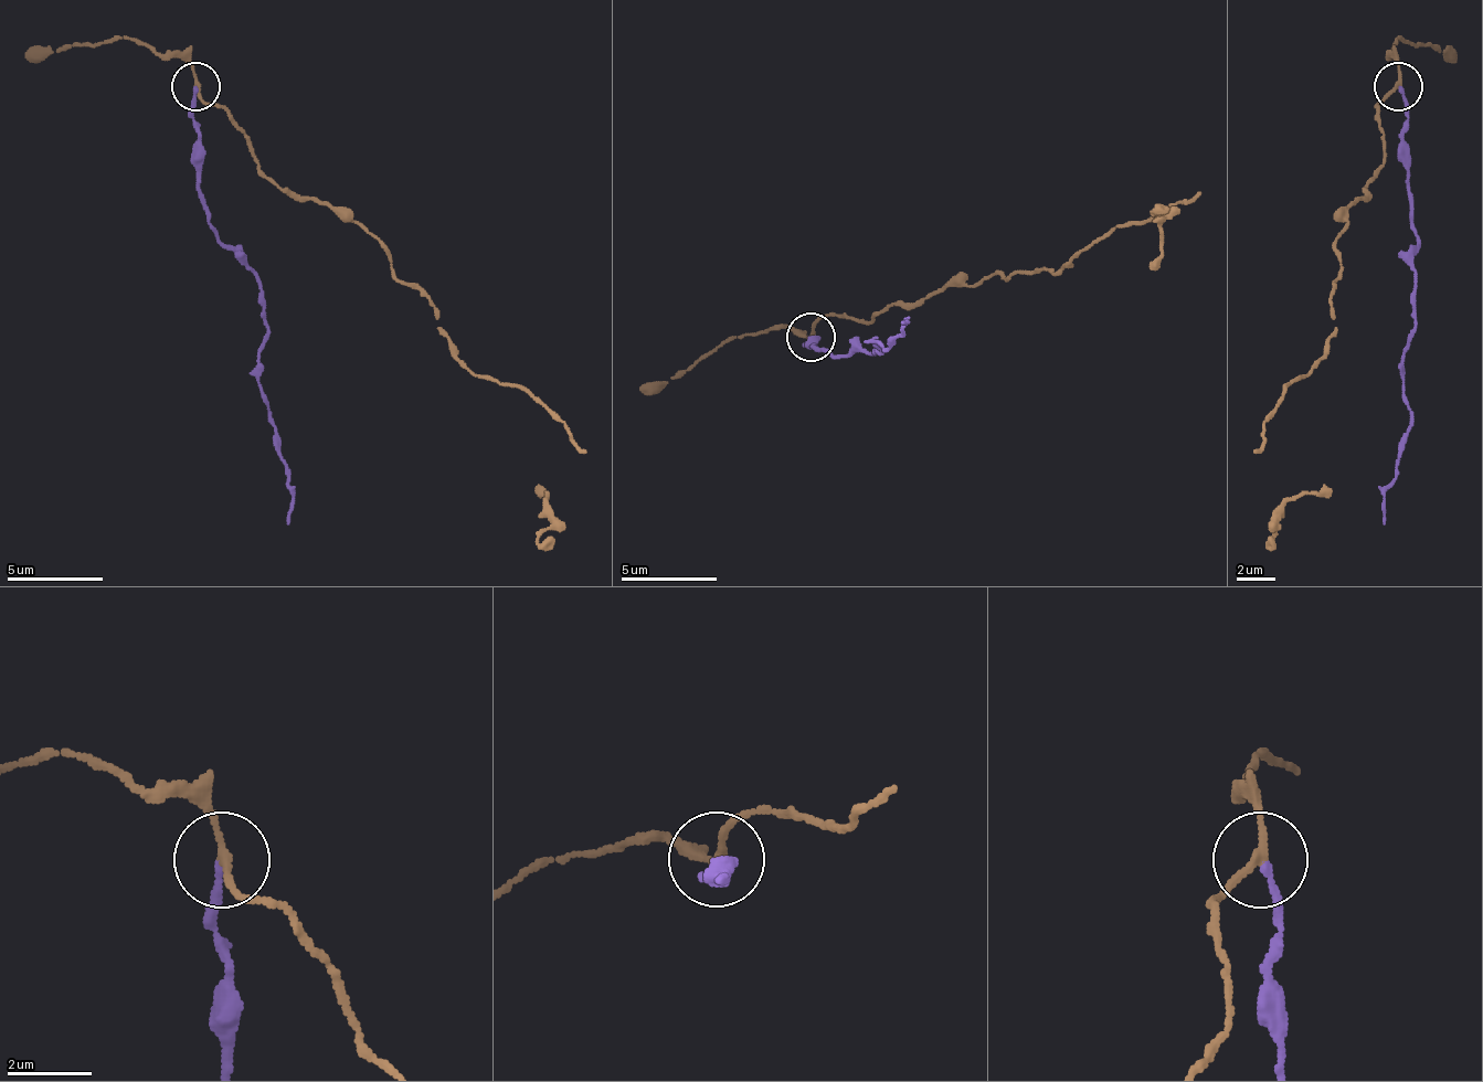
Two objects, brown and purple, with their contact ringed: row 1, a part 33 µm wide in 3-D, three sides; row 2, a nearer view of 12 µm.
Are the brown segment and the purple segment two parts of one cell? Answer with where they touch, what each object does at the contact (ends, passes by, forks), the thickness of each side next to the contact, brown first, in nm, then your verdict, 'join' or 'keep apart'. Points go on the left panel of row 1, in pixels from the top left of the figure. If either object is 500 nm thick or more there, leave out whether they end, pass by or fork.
at (196, 86); brown passes by; purple ends there; 170 nm thick on the brown side, 150 nm on the other; keep apart

